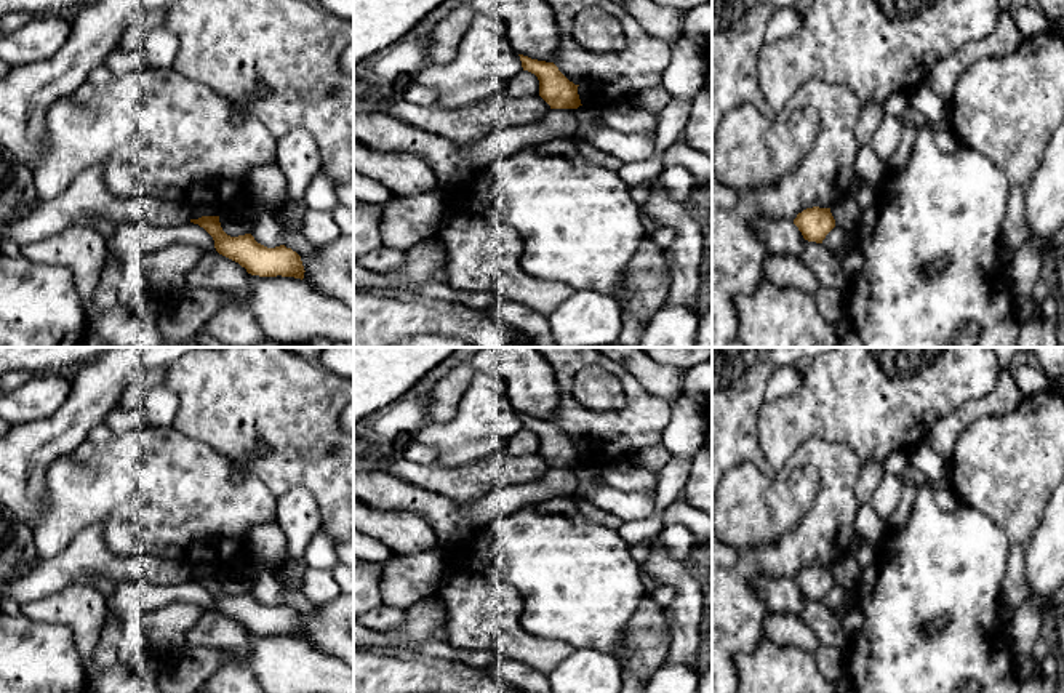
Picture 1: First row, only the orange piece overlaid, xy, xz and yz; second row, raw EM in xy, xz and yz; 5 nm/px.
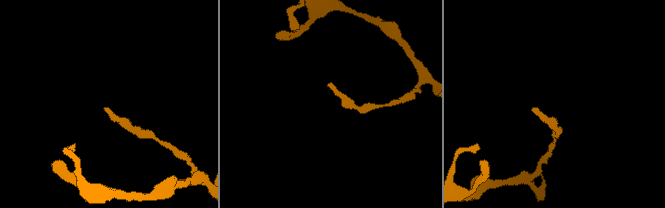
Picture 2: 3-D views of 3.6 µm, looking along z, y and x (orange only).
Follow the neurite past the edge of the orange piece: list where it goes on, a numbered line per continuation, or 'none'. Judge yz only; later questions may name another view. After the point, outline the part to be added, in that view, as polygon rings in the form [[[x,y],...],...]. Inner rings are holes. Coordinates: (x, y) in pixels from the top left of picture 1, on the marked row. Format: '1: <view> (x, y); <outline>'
none

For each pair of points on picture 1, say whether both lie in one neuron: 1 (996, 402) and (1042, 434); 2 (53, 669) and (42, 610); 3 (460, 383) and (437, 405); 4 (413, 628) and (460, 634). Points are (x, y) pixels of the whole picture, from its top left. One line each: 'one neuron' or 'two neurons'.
1: two neurons
2: two neurons
3: one neuron
4: two neurons

